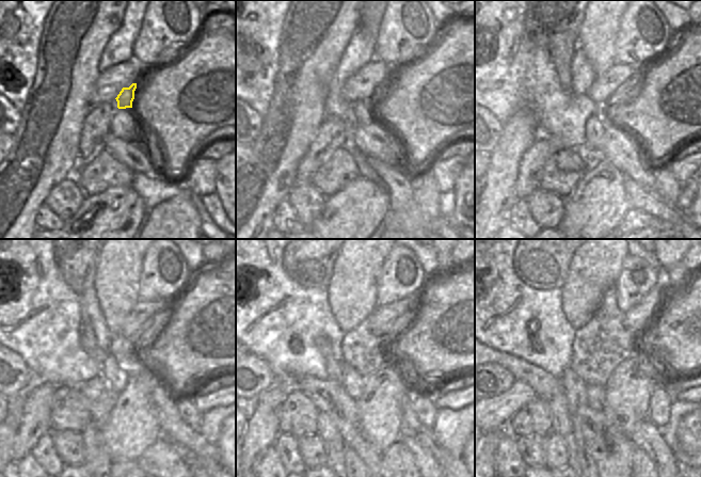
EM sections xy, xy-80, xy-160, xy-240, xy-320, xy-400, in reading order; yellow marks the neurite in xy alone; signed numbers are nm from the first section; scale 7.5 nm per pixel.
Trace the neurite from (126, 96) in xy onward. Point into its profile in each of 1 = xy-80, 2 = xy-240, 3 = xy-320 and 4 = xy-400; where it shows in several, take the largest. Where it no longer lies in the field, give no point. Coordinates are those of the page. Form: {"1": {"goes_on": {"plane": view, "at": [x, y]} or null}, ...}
{"1": {"goes_on": {"plane": "xy-80", "at": [362, 109]}}, "2": {"goes_on": {"plane": "xy-240", "at": [116, 375]}}, "3": {"goes_on": {"plane": "xy-320", "at": [353, 382]}}, "4": {"goes_on": {"plane": "xy-400", "at": [595, 395]}}}

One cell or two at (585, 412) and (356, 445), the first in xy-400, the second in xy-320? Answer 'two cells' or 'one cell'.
one cell

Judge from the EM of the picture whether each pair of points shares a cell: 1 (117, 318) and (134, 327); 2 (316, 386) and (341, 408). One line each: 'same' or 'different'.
1: different
2: same

